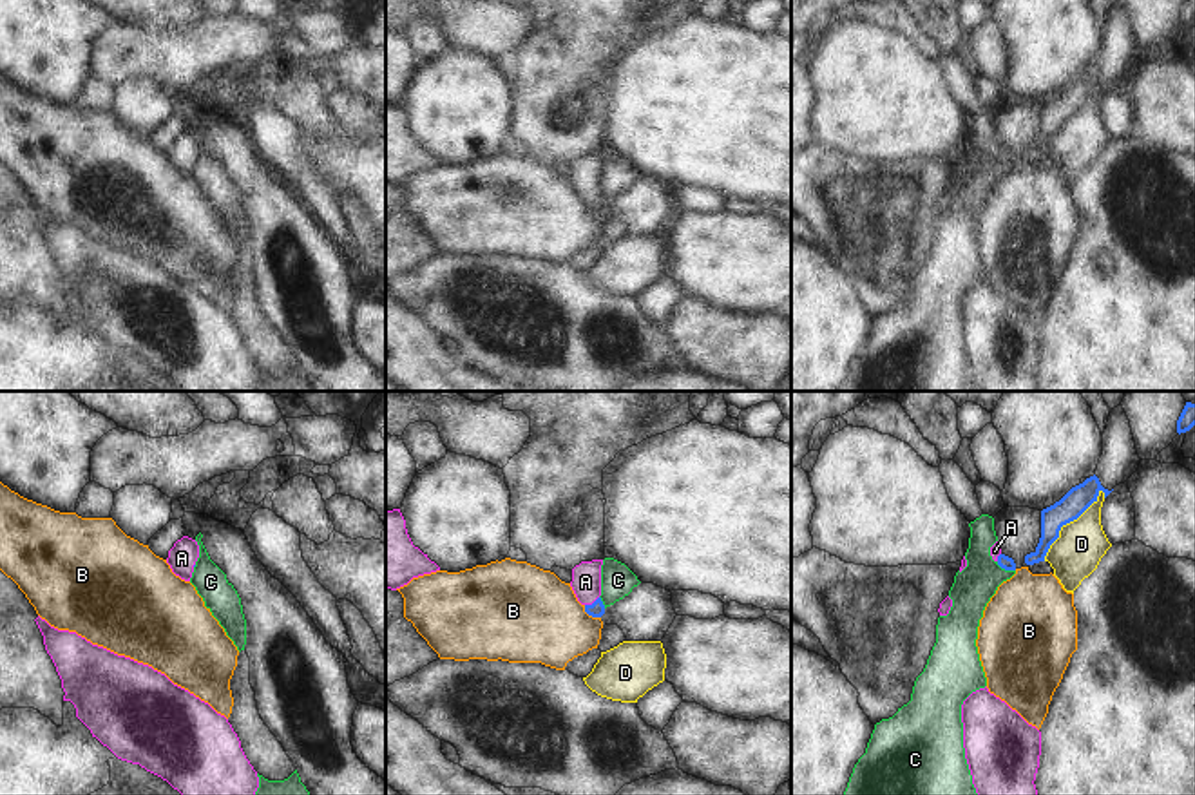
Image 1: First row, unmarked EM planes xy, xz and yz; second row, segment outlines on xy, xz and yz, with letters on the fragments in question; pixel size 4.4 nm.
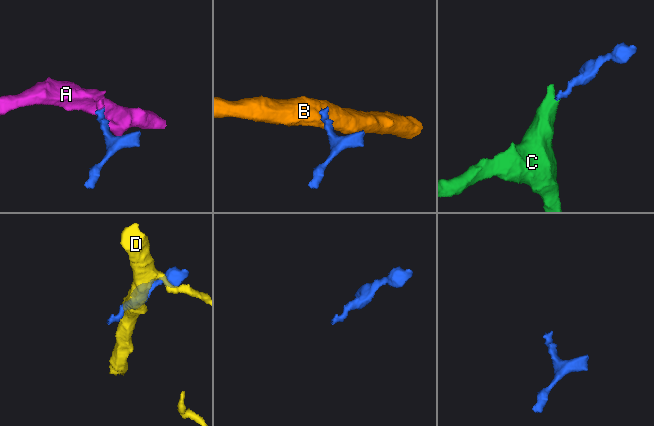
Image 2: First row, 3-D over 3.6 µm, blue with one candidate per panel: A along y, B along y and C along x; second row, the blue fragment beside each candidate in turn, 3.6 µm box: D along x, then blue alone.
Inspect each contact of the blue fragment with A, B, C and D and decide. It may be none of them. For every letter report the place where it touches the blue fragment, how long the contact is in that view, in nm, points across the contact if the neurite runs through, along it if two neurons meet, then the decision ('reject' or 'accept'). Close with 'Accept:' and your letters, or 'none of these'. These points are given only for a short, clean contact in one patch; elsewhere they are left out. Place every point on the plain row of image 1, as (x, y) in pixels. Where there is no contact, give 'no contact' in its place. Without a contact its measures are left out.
A: contact xz (592, 198); length 80 nm; way xz (596, 203), (592, 198), (585, 176); accept
B: contact xz (591, 209); length 100 nm; border xz (583, 200), (589, 209), (600, 212); reject
C: contact yz (1005, 163); length 100 nm; border yz (996, 156), (1014, 165); reject
D: contact yz (1067, 116); length 420 nm; border yz (1101, 84), (1076, 113), (1061, 122), (1060, 131), (1043, 154); reject
Accept: A

